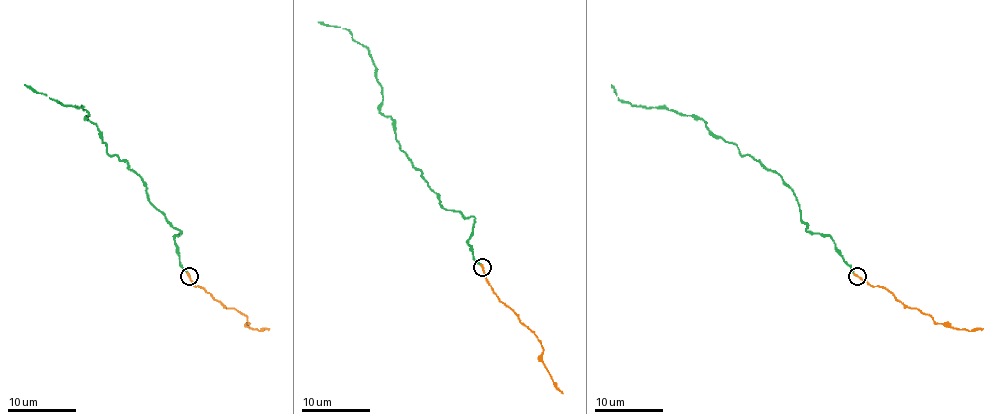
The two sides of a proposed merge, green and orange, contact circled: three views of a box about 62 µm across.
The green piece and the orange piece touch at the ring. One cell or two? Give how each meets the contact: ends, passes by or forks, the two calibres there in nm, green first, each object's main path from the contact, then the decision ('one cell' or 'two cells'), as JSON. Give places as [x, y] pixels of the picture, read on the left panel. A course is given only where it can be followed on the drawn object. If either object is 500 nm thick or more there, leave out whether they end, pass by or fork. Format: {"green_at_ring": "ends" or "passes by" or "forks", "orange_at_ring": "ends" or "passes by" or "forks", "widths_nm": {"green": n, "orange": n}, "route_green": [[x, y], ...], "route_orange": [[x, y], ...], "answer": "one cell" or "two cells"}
{"green_at_ring": "ends", "orange_at_ring": "ends", "widths_nm": {"green": 50, "orange": 260}, "route_green": [[189, 276], [175, 243], [181, 231], [151, 202], [146, 183], [106, 152], [89, 114], [24, 85]], "route_orange": [[189, 276], [225, 307], [239, 311], [253, 330], [269, 328]], "answer": "two cells"}

